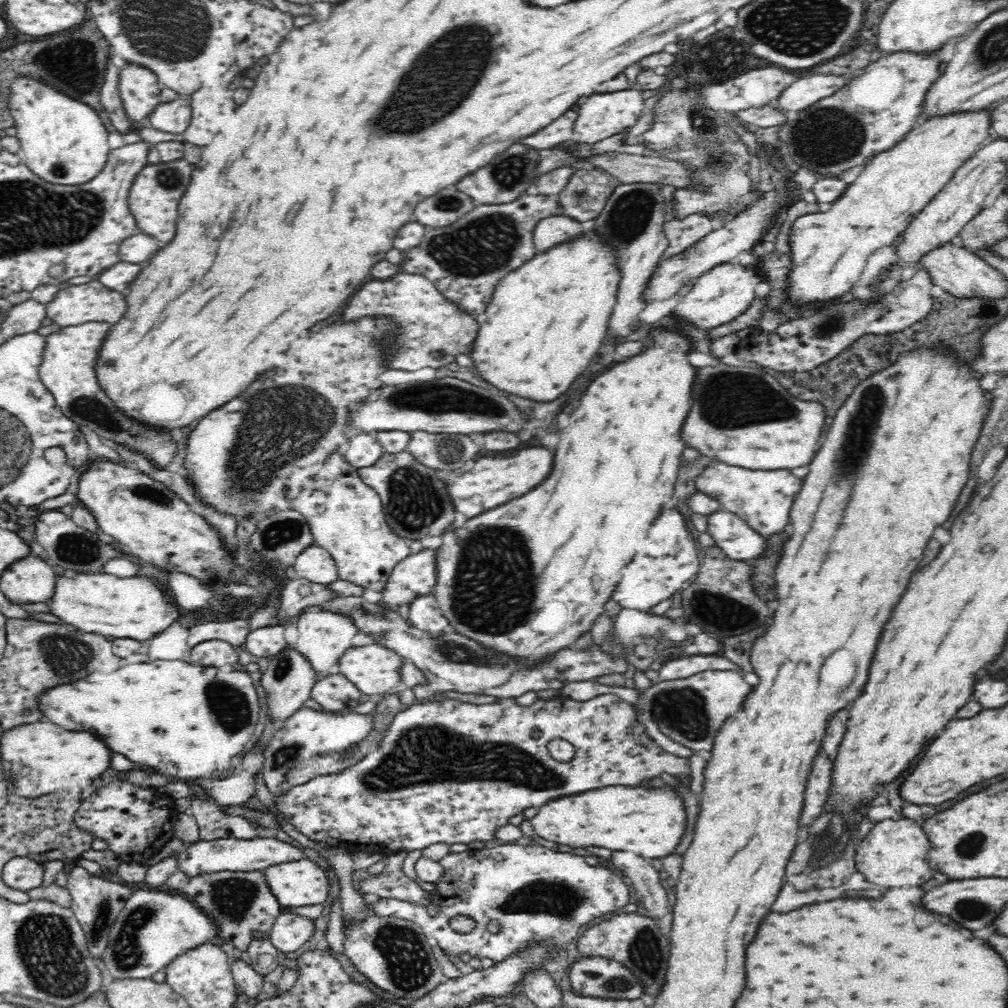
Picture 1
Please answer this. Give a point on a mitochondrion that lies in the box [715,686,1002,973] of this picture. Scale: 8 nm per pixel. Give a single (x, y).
(971, 909)

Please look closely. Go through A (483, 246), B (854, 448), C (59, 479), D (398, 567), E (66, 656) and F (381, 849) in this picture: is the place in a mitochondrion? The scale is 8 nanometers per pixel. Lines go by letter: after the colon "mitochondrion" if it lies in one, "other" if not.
A: mitochondrion
B: mitochondrion
C: other
D: other
E: mitochondrion
F: other

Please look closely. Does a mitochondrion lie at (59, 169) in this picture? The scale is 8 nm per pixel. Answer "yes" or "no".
yes

